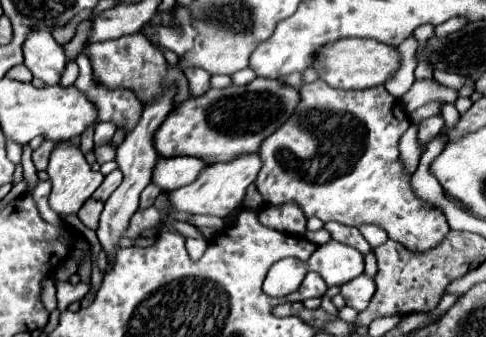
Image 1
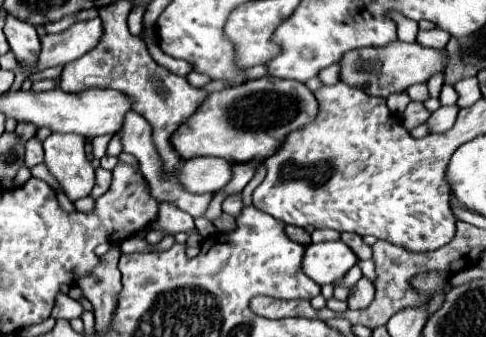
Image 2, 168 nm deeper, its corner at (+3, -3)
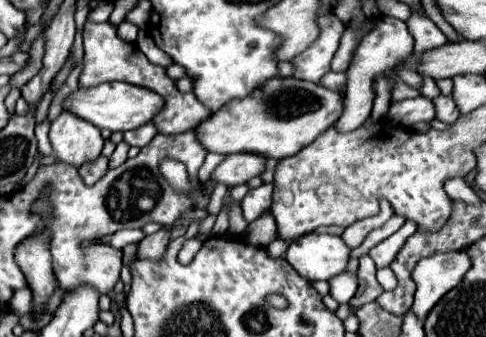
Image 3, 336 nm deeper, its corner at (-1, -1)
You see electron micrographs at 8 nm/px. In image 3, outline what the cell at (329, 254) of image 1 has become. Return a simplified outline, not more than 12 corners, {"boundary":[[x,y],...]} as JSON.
{"boundary":[[336,235],[294,239],[286,261],[308,281],[340,275],[350,247]]}

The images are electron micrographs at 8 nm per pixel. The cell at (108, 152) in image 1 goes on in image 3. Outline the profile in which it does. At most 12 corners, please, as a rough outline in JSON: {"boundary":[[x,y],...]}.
{"boundary":[[118,143],[108,167],[118,167],[128,159],[128,143]]}

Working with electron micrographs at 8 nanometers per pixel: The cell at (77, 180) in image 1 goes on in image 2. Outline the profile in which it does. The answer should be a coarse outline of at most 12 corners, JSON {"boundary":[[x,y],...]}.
{"boundary":[[52,133],[46,167],[72,203],[96,183],[84,137]]}

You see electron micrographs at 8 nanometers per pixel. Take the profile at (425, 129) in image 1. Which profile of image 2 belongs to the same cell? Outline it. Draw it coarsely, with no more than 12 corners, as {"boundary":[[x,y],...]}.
{"boundary":[[440,107],[426,125],[444,133],[454,125],[458,107]]}

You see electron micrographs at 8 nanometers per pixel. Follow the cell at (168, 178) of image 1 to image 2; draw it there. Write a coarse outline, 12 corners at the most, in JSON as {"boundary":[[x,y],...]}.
{"boundary":[[186,159],[178,183],[190,193],[212,193],[230,181],[226,159]]}

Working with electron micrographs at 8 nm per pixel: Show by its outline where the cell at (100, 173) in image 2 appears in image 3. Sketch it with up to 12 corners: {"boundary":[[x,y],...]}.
{"boundary":[[104,155],[88,165],[78,173],[86,185],[94,185],[108,171]]}

